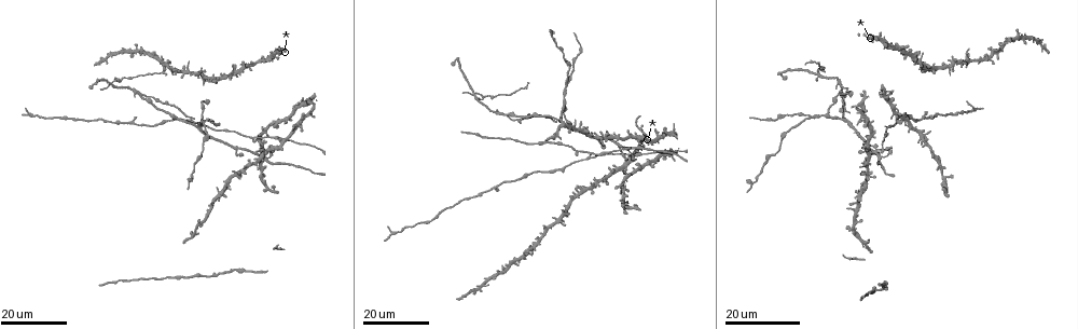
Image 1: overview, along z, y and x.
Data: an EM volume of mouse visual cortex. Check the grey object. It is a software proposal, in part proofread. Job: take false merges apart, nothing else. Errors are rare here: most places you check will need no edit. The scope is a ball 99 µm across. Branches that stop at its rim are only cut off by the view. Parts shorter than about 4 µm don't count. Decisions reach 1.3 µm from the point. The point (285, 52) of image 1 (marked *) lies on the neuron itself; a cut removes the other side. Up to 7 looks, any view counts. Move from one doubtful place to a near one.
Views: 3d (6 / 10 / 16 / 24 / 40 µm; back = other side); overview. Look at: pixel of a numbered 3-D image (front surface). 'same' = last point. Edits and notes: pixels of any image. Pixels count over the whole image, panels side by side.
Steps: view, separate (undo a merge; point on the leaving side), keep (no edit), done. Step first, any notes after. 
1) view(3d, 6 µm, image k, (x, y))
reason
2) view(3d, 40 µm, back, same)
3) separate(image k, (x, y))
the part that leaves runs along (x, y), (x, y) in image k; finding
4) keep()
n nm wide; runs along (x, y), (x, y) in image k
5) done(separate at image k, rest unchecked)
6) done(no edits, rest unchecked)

view(3d, 24 µm, image 1, (257, 150))
branch point

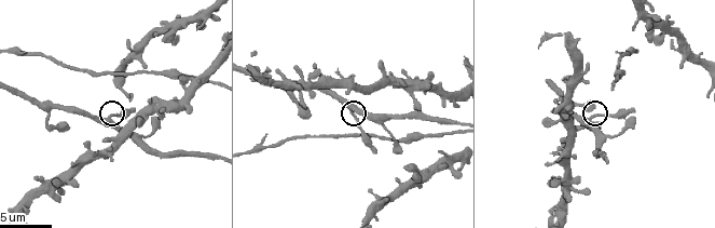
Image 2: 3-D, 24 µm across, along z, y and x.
view(3d, 10 µm, image 2, (595, 115))

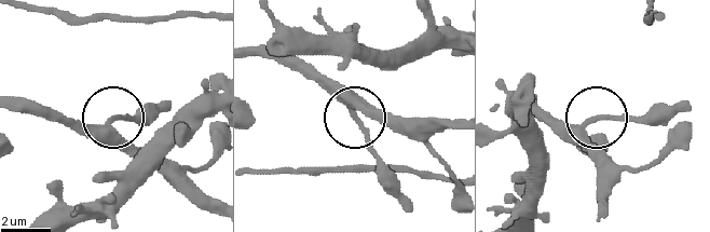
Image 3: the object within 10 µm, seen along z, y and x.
keep()
290 nm wide; all the same neuron

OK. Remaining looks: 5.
view(3d, 16 µm, image 1, (808, 117))
two arms in line, one across

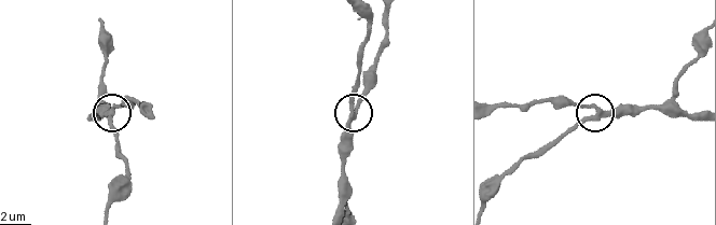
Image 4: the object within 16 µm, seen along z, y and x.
view(3d, 10 µm, image 4, (113, 113))
closer look

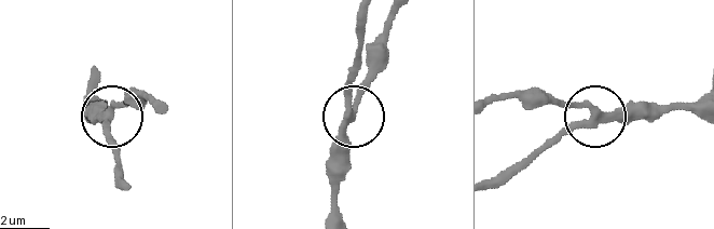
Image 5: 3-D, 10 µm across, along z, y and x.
keep()
3 arms; continuous, no second neuron

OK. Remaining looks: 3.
view(3d, 24 µm, image 1, (196, 126))
a fork

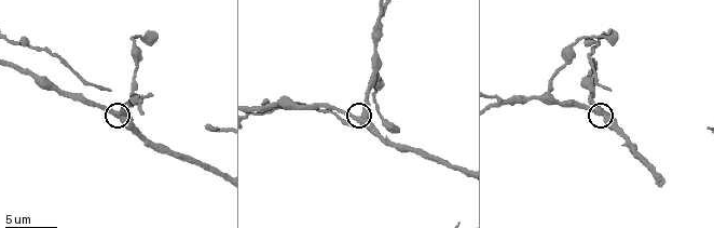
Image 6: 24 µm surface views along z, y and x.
view(3d, 6 µm, image 6, (118, 114))

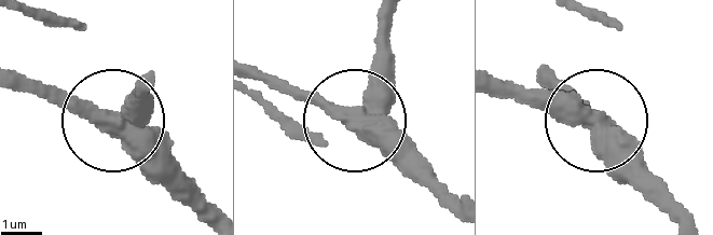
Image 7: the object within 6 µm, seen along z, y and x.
keep()
400 nm wide; all the same neuron

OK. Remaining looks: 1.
done(no edits, rest unchecked)

